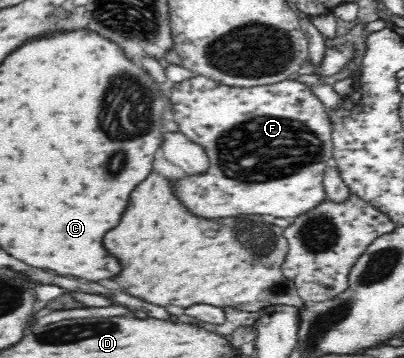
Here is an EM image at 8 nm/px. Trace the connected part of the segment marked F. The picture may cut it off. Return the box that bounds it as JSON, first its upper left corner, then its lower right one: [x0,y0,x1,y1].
[166,76,333,219]

